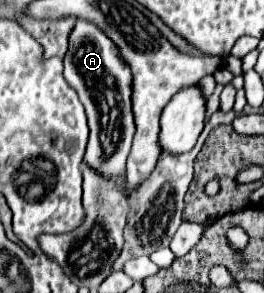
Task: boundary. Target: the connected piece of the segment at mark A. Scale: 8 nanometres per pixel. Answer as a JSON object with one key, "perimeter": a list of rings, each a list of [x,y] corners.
{"perimeter":[[[77,20],[65,54],[65,80],[77,92],[89,120],[89,142],[85,162],[107,178],[121,184],[125,160],[131,148],[135,124],[131,112],[131,70],[123,62],[119,48],[89,22]]]}

